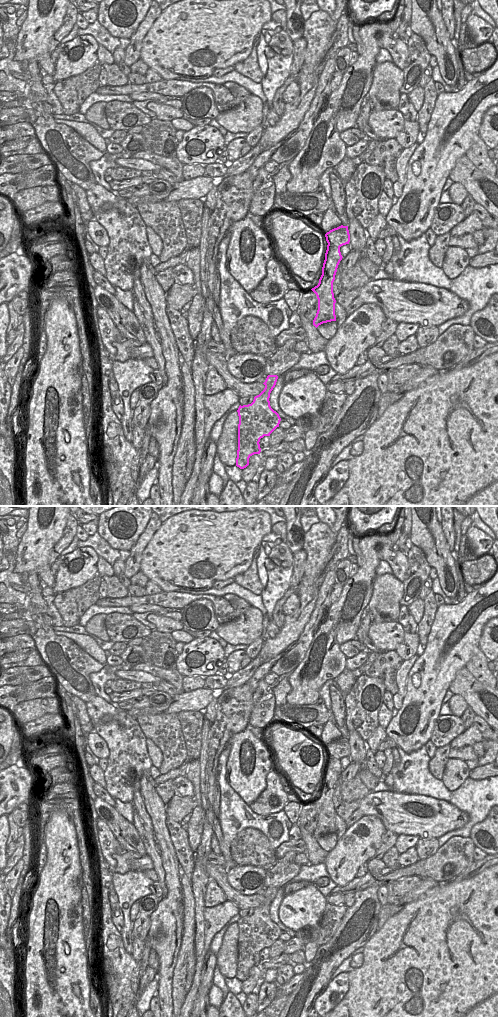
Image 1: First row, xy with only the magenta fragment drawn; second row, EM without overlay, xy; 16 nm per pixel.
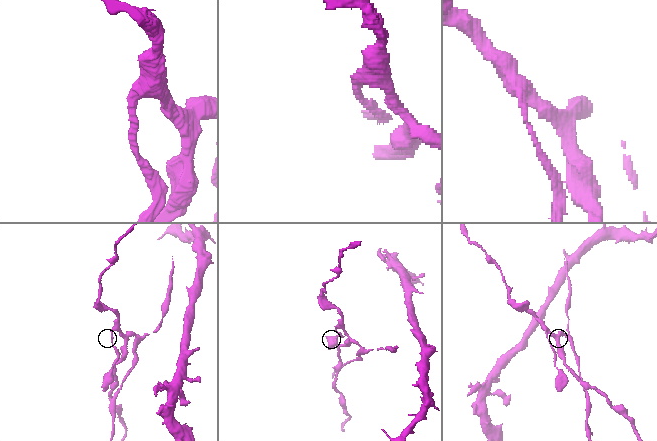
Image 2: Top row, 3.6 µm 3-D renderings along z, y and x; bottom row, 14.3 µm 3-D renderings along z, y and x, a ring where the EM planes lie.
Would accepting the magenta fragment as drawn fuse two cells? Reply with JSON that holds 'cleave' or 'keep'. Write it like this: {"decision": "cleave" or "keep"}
{"decision": "cleave"}

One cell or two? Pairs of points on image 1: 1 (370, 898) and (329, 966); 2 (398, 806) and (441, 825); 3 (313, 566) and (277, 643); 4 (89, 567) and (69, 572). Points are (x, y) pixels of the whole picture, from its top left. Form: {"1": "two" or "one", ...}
{"1": "one", "2": "one", "3": "one", "4": "one"}

